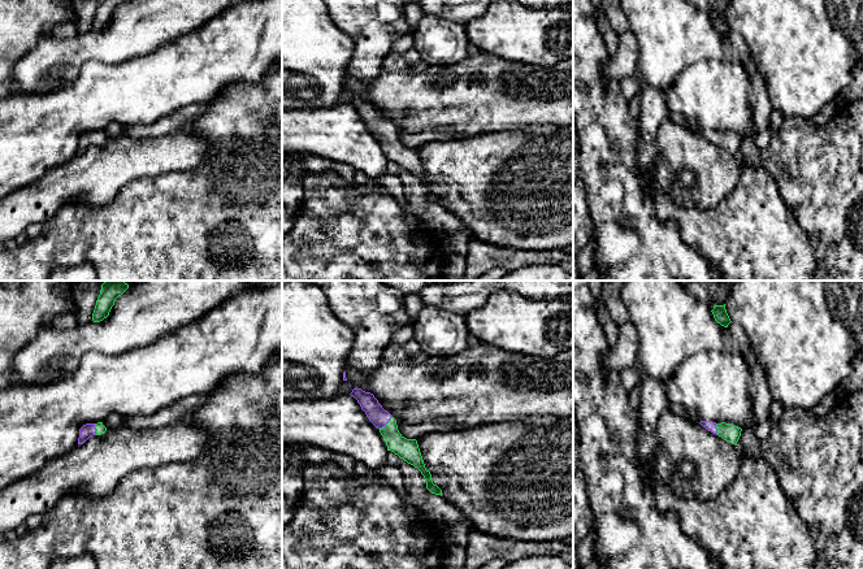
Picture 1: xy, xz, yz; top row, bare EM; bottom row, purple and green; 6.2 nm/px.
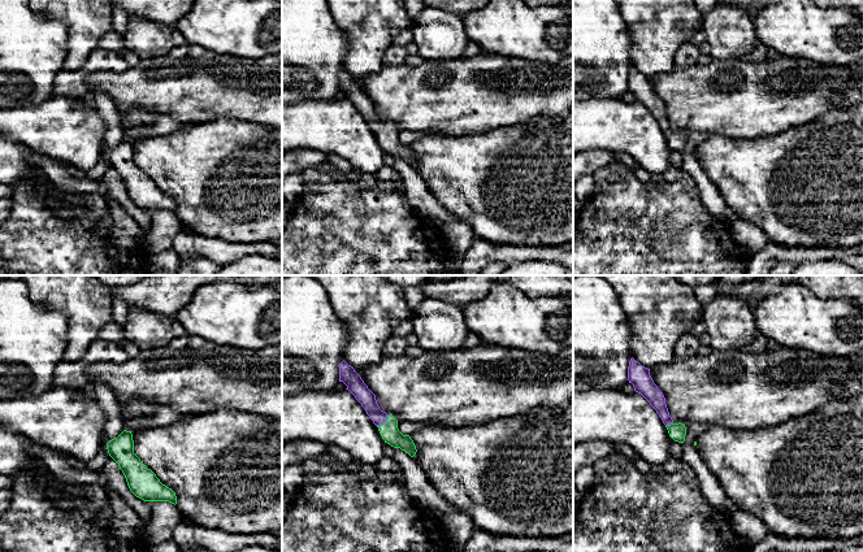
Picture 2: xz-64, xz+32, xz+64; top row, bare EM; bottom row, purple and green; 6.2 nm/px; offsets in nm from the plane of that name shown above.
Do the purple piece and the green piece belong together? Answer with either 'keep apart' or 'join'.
join

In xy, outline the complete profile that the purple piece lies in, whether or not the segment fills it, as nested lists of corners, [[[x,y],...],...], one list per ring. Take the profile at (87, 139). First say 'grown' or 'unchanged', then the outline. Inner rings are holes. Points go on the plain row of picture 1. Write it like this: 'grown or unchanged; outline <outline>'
grown; outline [[[103,131],[86,133],[79,138],[78,153],[83,153],[92,144],[101,144],[107,140]]]

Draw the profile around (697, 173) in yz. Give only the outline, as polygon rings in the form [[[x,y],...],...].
[[[668,118],[659,126],[655,143],[659,153],[658,188],[667,192],[676,204],[685,208],[712,209],[736,188],[741,160],[736,153],[708,140],[701,133],[689,130]]]

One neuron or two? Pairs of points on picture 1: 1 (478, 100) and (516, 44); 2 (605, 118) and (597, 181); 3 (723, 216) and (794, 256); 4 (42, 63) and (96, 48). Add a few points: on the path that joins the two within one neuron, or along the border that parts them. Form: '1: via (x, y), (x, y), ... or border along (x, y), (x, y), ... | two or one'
1: border along (480, 51), (510, 61), (529, 63), (536, 66) | two
2: via (601, 134), (601, 156), (595, 165) | one
3: via (741, 234), (747, 237), (767, 256), (776, 256) | one
4: via (55, 61), (61, 60), (74, 50), (83, 48) | one

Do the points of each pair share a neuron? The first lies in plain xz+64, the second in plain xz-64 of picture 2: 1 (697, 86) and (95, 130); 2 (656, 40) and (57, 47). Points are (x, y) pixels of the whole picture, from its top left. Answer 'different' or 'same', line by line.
1: different
2: different

